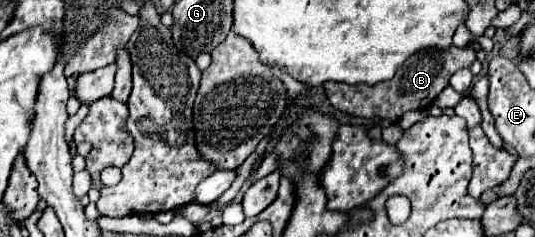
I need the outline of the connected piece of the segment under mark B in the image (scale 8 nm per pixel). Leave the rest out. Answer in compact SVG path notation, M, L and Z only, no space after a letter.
M452 46L448 52L430 48L430 50L418 52L412 58L408 58L392 80L380 82L374 86L368 86L368 84L352 86L352 84L344 84L344 82L326 82L324 86L326 86L330 104L342 112L362 116L362 118L382 116L392 122L398 122L398 118L408 110L428 108L434 102L434 98L448 86L450 76L454 72L458 72L460 68L470 68L470 64L474 60L476 60L476 50L472 46L462 46L462 48Z

